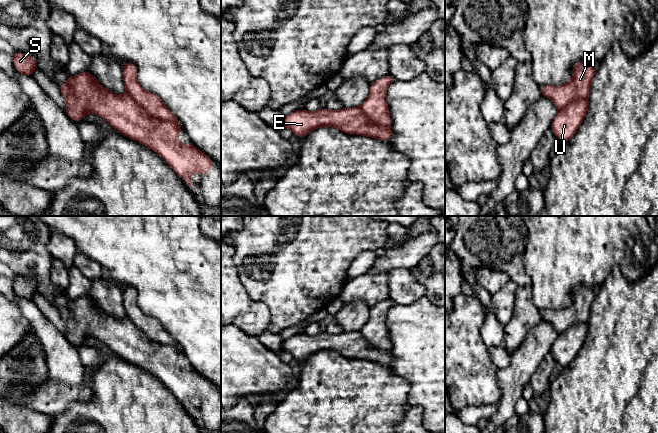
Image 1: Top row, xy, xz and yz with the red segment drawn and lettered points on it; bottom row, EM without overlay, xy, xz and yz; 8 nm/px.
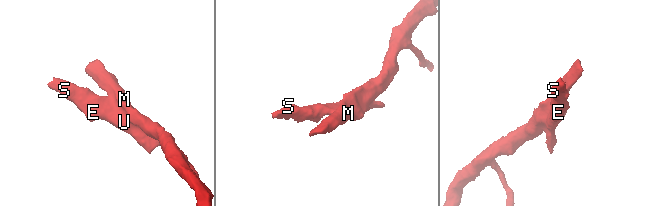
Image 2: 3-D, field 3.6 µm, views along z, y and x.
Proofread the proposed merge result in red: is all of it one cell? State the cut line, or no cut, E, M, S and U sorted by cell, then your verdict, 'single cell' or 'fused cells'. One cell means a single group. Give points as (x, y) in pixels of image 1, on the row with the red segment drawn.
cut xy (126, 92), (149, 114), (161, 120), (173, 121), (180, 128); groups E S U / M; fused cells

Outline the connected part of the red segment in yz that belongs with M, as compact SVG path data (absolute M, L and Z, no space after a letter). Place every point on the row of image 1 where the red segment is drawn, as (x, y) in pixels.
M579 60L572 69L572 79L568 83L542 85L540 86L541 96L552 100L558 111L571 101L588 99L595 71L596 68L592 64Z

